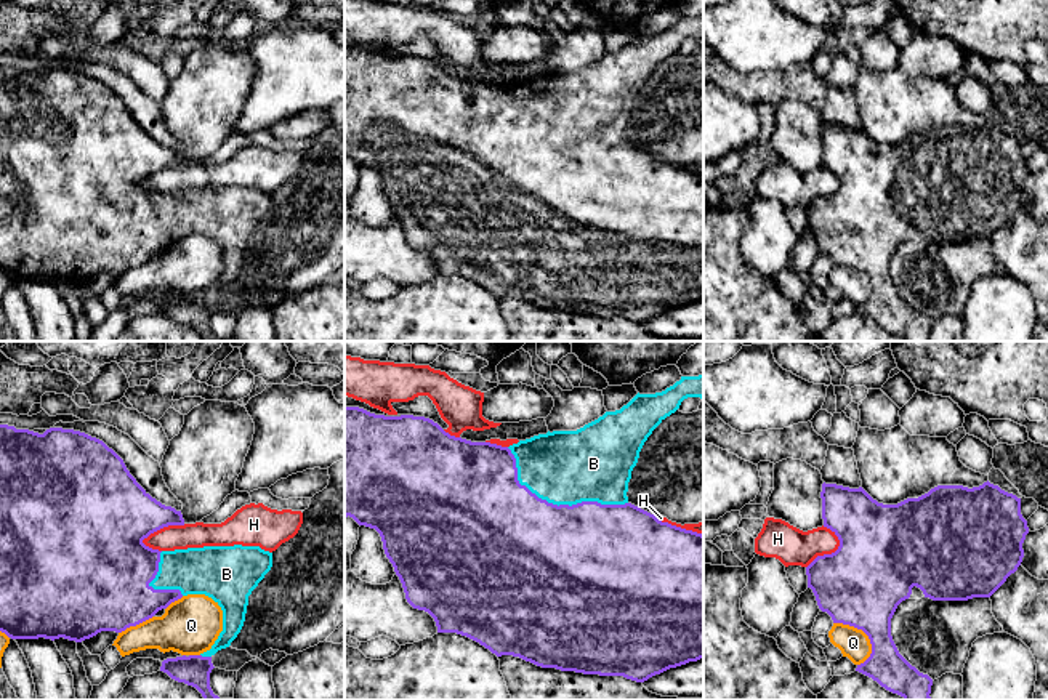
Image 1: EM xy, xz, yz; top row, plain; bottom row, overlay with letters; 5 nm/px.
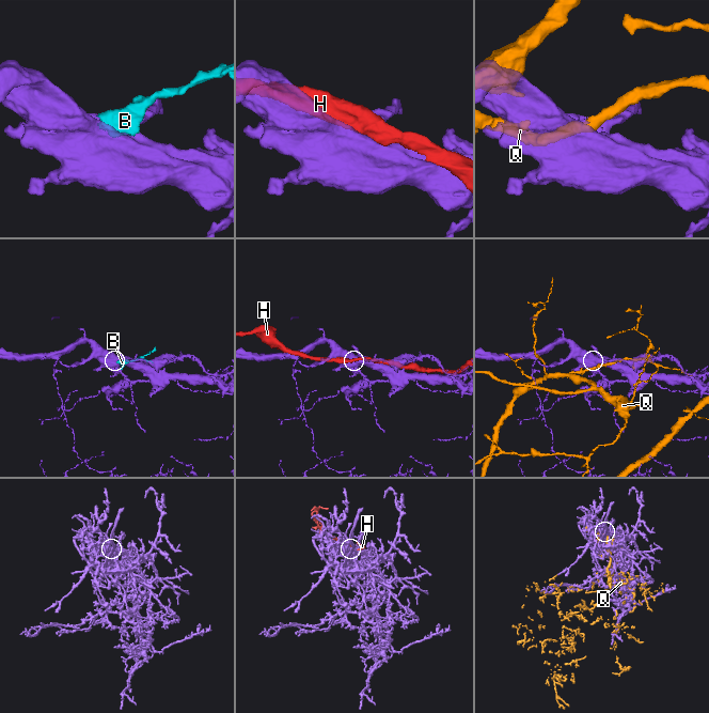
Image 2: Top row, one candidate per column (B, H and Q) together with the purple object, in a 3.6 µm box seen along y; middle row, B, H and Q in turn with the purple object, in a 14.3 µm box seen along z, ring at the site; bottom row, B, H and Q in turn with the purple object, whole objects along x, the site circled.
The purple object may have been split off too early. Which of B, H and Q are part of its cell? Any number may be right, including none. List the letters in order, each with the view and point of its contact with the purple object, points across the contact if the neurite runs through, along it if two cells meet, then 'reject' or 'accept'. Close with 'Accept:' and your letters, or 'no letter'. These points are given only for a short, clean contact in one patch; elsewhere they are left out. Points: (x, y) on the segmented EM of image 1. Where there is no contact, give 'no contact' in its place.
B: xz (556, 505) | accept
H: xy (162, 527) | reject
Q: yz (864, 631) | reject
Accept: B

